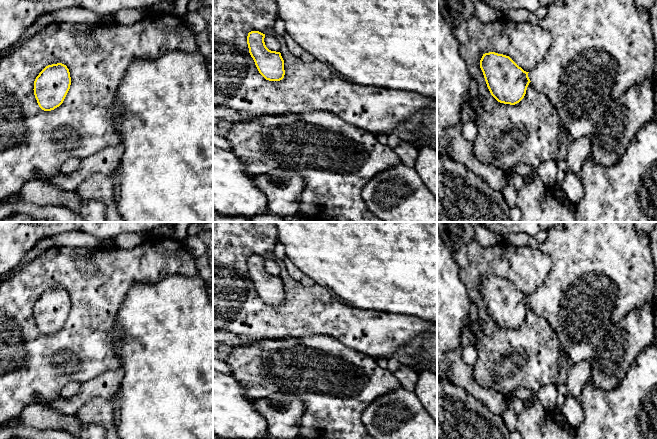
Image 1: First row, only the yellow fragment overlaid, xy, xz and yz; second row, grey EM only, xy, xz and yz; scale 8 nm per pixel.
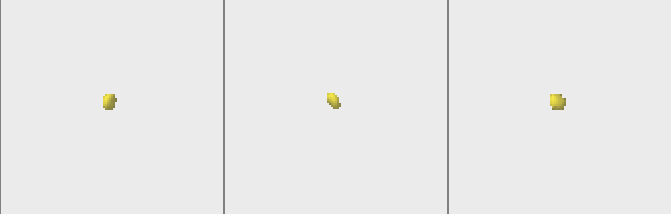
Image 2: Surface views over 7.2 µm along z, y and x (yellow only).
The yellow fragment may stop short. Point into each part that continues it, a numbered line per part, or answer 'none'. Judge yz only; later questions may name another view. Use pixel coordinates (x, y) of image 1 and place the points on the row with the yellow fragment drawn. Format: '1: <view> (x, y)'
1: yz (599, 48)

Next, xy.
none

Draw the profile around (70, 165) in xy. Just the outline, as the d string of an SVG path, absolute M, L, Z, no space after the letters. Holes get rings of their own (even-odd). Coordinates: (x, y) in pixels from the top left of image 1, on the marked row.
M72 158L72 159L68 159L67 161L65 161L61 168L60 168L60 173L61 174L67 174L70 173L74 170L77 170L80 166L80 159L77 158Z

